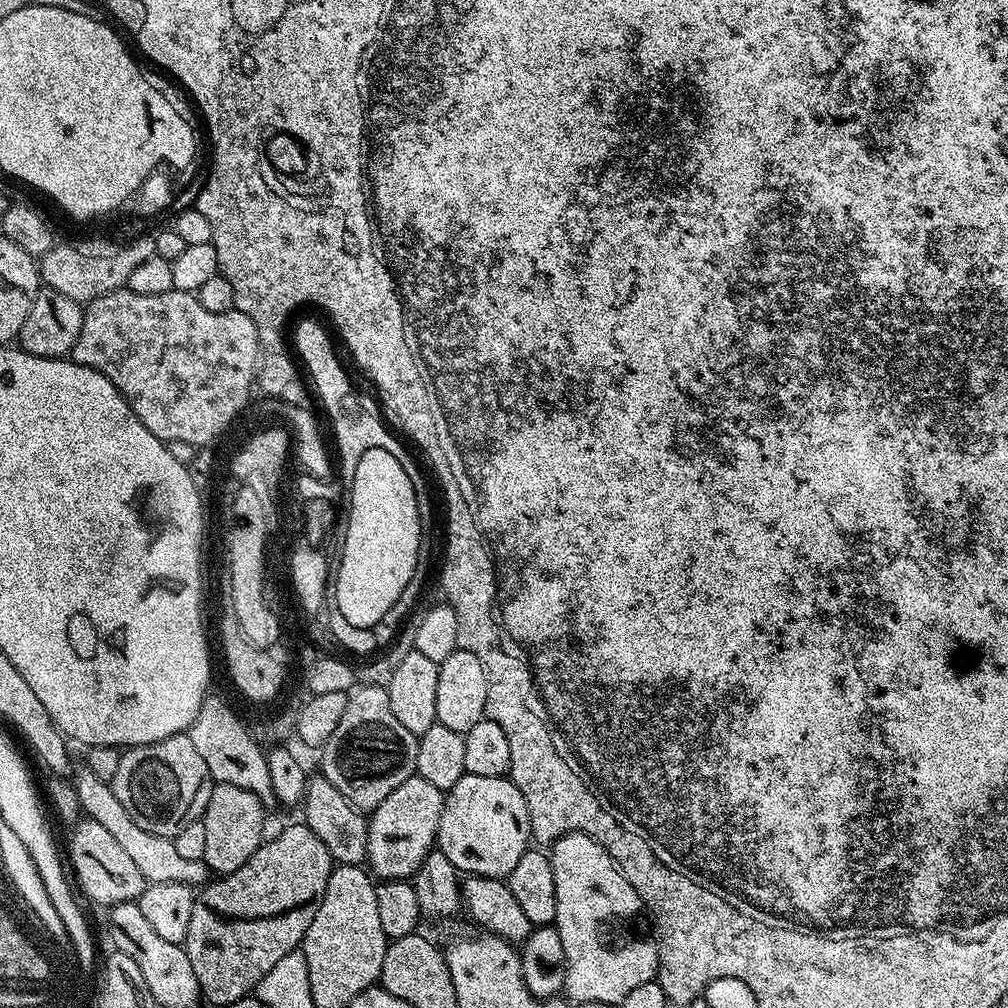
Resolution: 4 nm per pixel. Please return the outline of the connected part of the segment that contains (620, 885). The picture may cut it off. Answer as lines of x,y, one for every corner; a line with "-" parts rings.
585,832
558,837
550,846
550,859
558,898
554,927
562,938
562,950
566,950
567,999
577,1000
580,1006
586,1002
619,1006
630,990
656,980
660,970
660,949
651,939
628,940
613,948
608,945
608,932
618,931
624,920
642,912
640,895
620,873
611,854

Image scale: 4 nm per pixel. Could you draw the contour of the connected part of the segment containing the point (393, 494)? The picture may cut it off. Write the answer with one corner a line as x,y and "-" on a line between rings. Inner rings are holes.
368,452
360,460
360,472
354,472
356,484
350,488
354,505
346,508
348,520
344,530
343,572
340,574
340,609
351,625
372,629
402,598
402,590
417,579
416,563
416,504
412,504
412,488
408,488
408,476
400,472
400,464
388,456
388,452

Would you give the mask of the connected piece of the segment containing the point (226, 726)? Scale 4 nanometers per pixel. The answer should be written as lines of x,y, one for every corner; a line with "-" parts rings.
215,694
205,696
186,735
194,742
198,754
202,754
216,784
242,786
242,790
250,790
265,802
273,799
265,749
251,737
249,725
232,713
232,708
226,701
219,700

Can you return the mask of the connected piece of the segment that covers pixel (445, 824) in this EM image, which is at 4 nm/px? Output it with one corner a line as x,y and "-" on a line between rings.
465,774
454,787
447,789
440,811
436,844
438,851
450,858
457,873
504,880
514,870
514,866
518,866
522,854
529,852
531,840
532,819
523,794
513,786
511,779
503,776
482,778

